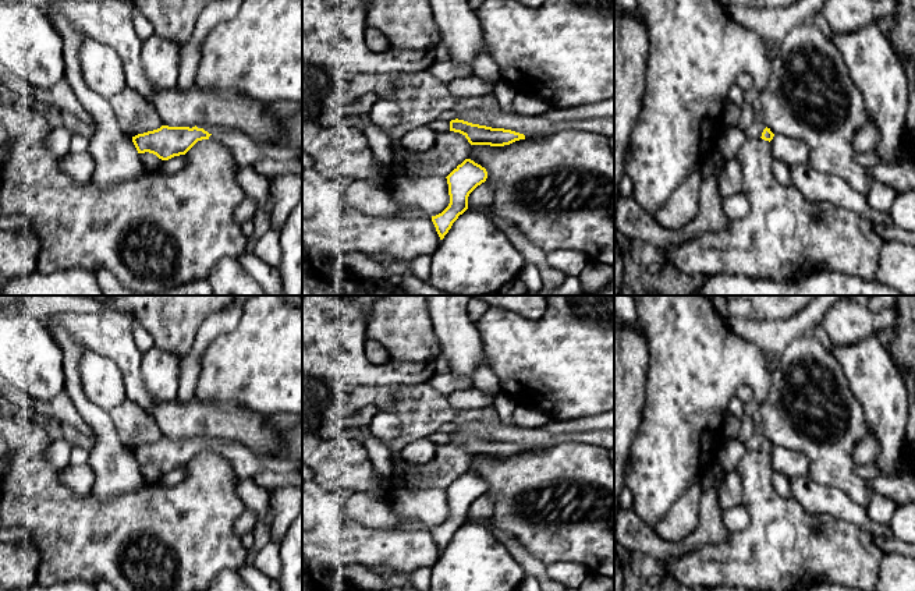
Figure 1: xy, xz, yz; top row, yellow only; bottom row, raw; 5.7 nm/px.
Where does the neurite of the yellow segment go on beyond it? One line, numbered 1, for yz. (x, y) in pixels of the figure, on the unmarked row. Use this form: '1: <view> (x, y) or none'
1: none

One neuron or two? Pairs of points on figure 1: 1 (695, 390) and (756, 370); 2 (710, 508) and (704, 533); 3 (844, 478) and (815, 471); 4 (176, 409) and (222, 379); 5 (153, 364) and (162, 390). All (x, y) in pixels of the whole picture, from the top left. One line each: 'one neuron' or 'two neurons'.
1: one neuron
2: one neuron
3: one neuron
4: two neurons
5: one neuron

